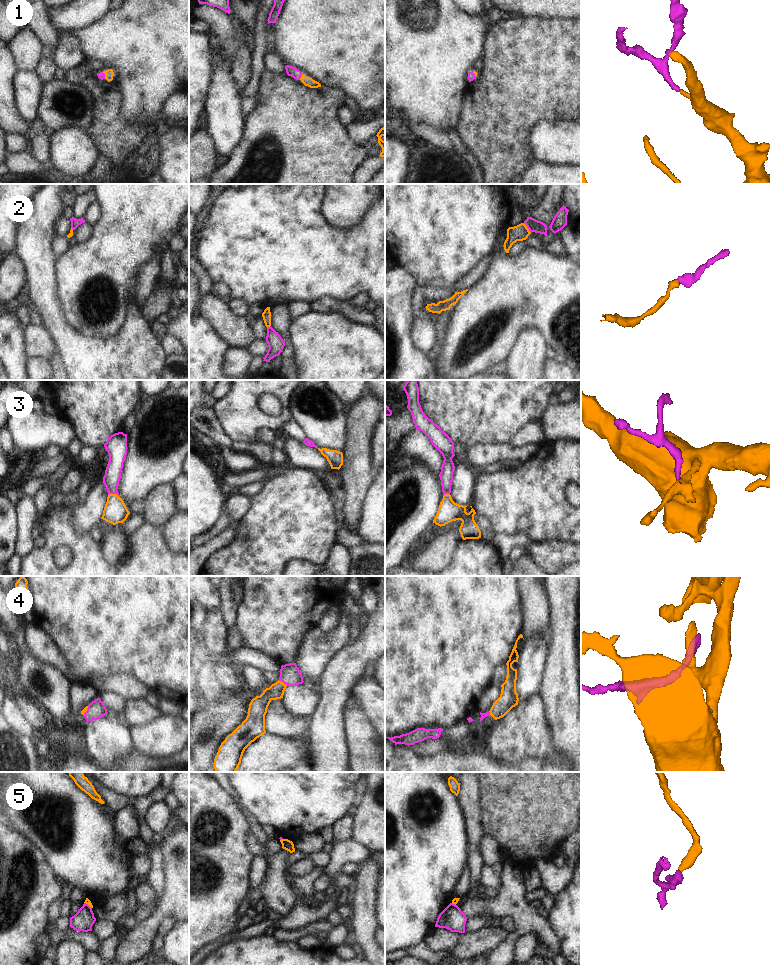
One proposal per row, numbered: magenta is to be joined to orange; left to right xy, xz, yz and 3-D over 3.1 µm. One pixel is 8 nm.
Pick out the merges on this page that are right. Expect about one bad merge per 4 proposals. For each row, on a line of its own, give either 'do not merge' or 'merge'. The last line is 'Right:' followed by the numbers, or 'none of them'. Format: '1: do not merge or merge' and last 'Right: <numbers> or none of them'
1: merge
2: merge
3: merge
4: merge
5: do not merge
Right: 1, 2, 3, 4

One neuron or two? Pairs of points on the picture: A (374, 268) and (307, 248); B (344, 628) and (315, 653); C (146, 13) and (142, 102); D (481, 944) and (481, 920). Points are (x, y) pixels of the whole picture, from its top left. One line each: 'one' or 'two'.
A: one
B: one
C: one
D: two

